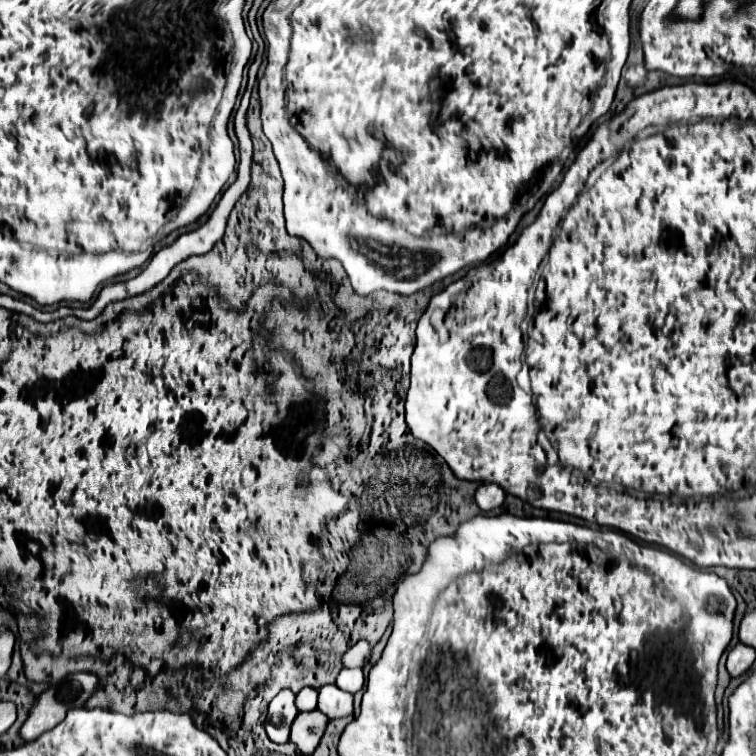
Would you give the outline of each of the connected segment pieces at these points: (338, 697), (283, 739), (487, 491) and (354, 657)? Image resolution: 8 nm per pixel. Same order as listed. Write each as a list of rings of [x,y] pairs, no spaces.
[[[324,685],[320,689],[320,695],[318,695],[318,709],[328,715],[330,719],[336,719],[336,717],[348,717],[352,715],[352,695],[346,693],[346,691],[340,691],[336,685]]]
[[[282,689],[268,707],[268,719],[266,719],[266,733],[270,741],[274,743],[288,743],[290,725],[294,717],[298,715],[298,709],[294,705],[294,693],[290,689]]]
[[[482,483],[474,497],[476,497],[476,503],[482,511],[492,511],[504,503],[506,493],[502,487],[498,487],[494,483]]]
[[[358,641],[354,647],[350,647],[346,653],[344,653],[344,667],[364,667],[366,661],[370,659],[370,643],[368,641]]]

